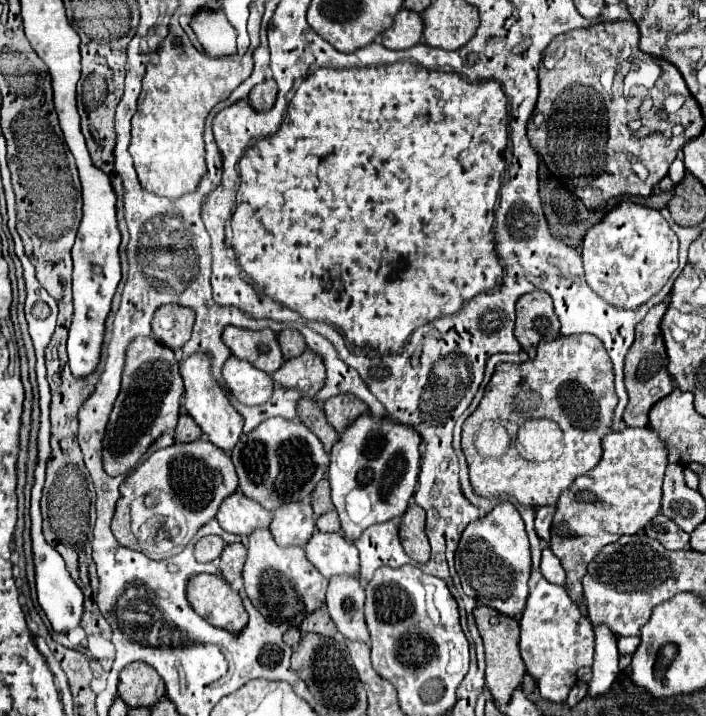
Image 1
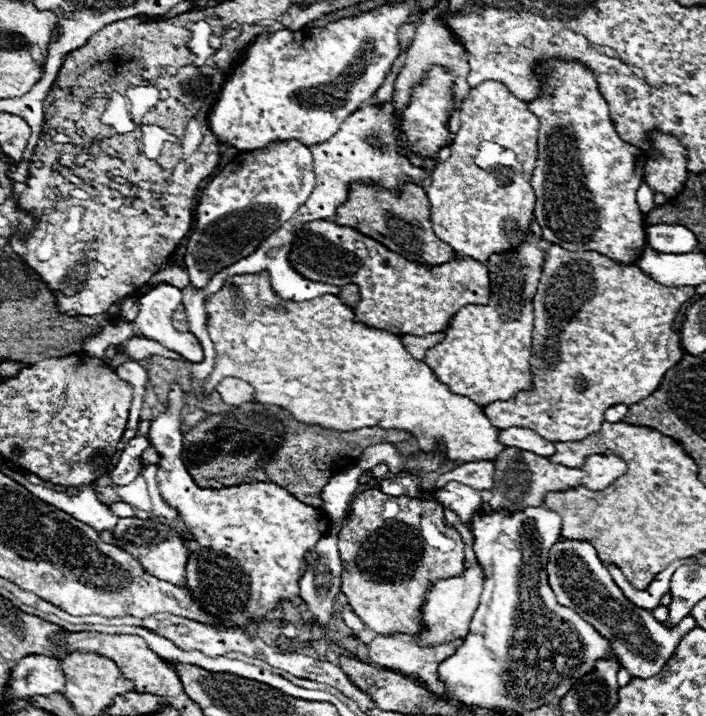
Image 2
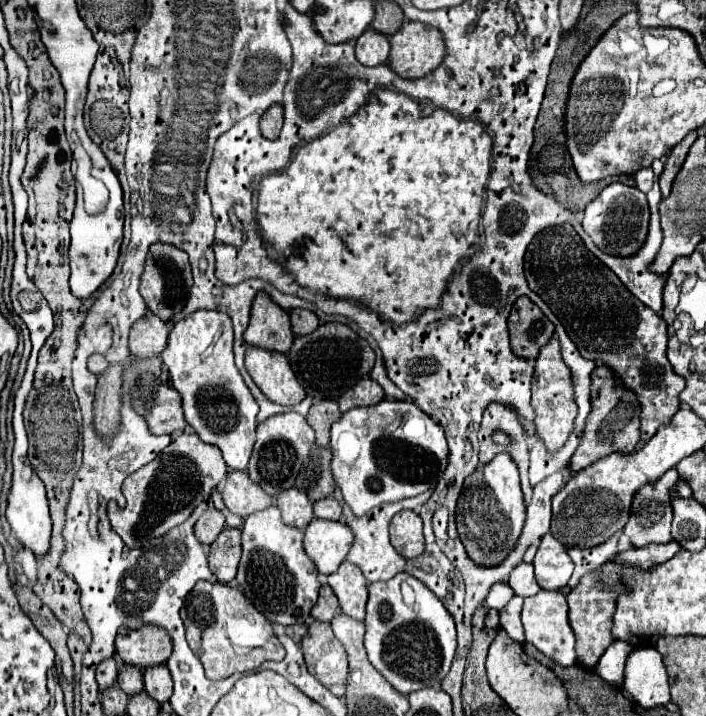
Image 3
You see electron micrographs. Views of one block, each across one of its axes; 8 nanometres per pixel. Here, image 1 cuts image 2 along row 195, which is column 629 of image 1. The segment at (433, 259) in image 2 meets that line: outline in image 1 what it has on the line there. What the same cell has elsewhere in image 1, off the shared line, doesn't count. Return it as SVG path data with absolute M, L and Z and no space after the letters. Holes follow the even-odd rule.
M660 302L656 304L646 318L640 322L640 326L636 326L636 340L632 344L632 350L628 350L626 354L626 366L624 366L624 382L626 382L626 390L630 396L630 402L624 410L624 422L628 426L646 426L648 424L648 410L652 408L652 404L656 404L660 398L668 396L674 390L674 380L668 374L666 366L668 366L668 356L666 356L666 346L660 334L660 322L662 322L662 314L668 310L668 302Z

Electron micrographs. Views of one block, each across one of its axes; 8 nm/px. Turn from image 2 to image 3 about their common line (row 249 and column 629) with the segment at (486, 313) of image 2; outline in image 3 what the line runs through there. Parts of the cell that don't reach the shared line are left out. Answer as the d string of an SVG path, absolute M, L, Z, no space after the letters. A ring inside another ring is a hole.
M668 470L666 478L660 478L660 482L654 482L652 486L644 486L644 490L636 494L636 502L632 504L632 518L628 520L628 526L624 526L624 534L636 548L672 542L672 506L668 488L672 488L676 480L678 472Z

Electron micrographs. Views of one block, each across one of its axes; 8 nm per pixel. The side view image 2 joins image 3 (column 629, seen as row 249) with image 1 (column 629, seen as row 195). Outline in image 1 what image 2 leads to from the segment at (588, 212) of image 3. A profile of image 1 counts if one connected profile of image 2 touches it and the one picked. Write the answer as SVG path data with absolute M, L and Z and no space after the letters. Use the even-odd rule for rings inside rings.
M622 202L610 214L606 214L592 230L588 230L582 242L582 260L586 270L586 282L602 300L624 310L636 310L636 306L642 306L654 294L658 294L668 282L670 274L678 268L678 238L658 210L634 202Z

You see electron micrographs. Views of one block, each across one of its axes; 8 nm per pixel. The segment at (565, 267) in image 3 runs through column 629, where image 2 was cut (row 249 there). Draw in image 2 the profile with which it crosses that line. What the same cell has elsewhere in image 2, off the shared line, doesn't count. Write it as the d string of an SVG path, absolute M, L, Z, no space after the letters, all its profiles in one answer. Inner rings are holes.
M330 220L306 222L306 226L296 232L290 250L290 266L314 282L334 286L356 284L362 292L360 302L354 306L356 322L396 336L424 336L438 332L448 326L462 306L486 304L490 298L488 270L480 262L460 258L440 266L422 266L408 262L380 242L358 234L358 230Z

